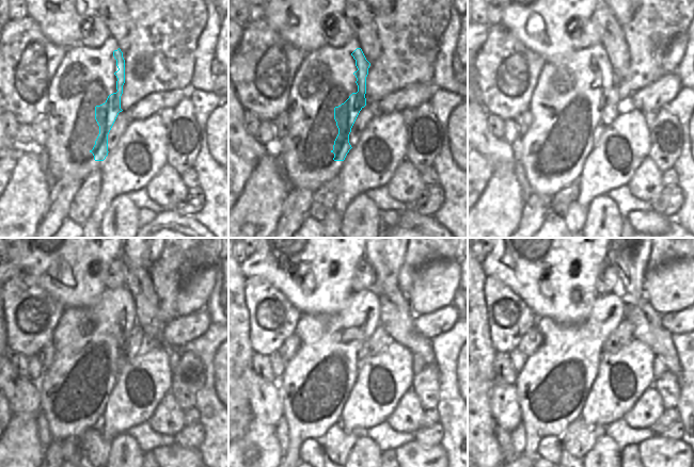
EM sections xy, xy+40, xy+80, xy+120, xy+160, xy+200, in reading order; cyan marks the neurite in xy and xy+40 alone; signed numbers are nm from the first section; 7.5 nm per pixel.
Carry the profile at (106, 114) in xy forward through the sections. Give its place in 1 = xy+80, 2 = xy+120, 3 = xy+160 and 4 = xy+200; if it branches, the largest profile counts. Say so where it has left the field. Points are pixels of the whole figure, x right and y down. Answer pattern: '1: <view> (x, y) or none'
1: xy+80 (586, 115)
2: xy+120 (106, 355)
3: xy+160 (364, 304)
4: xy+200 (582, 361)

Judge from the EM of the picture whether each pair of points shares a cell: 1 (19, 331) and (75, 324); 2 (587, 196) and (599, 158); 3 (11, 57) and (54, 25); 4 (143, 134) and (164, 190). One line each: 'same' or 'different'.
1: different
2: same
3: different
4: different

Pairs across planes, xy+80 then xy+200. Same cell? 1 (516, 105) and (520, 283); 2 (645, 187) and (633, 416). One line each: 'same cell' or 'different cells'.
1: different cells
2: same cell

